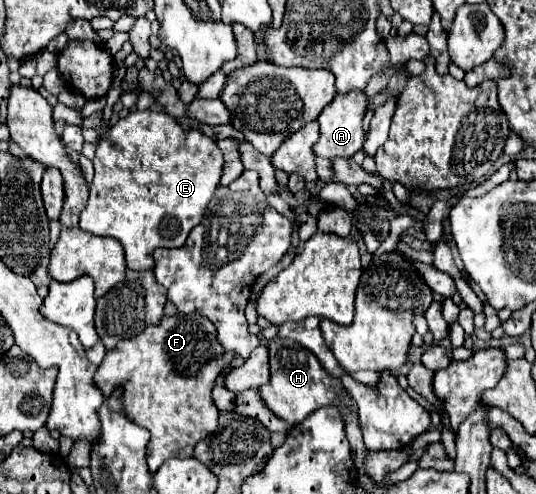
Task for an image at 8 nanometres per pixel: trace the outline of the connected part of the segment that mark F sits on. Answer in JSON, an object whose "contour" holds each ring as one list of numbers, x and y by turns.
{"contour":[[173,315,163,317,159,325,149,325,145,331,131,339,123,339,117,343,115,349,107,351,103,363,93,375,93,383,101,389,103,397,107,399,107,389,121,389,121,405,123,413,129,421,145,427,151,433,147,443,147,463,149,471,155,473,165,459,171,457,191,457,197,441,205,439,209,433,217,429,217,407,211,399,211,389,215,377,221,373,223,367,231,363,233,355,225,353,217,341,217,331,213,323,201,315]]}

